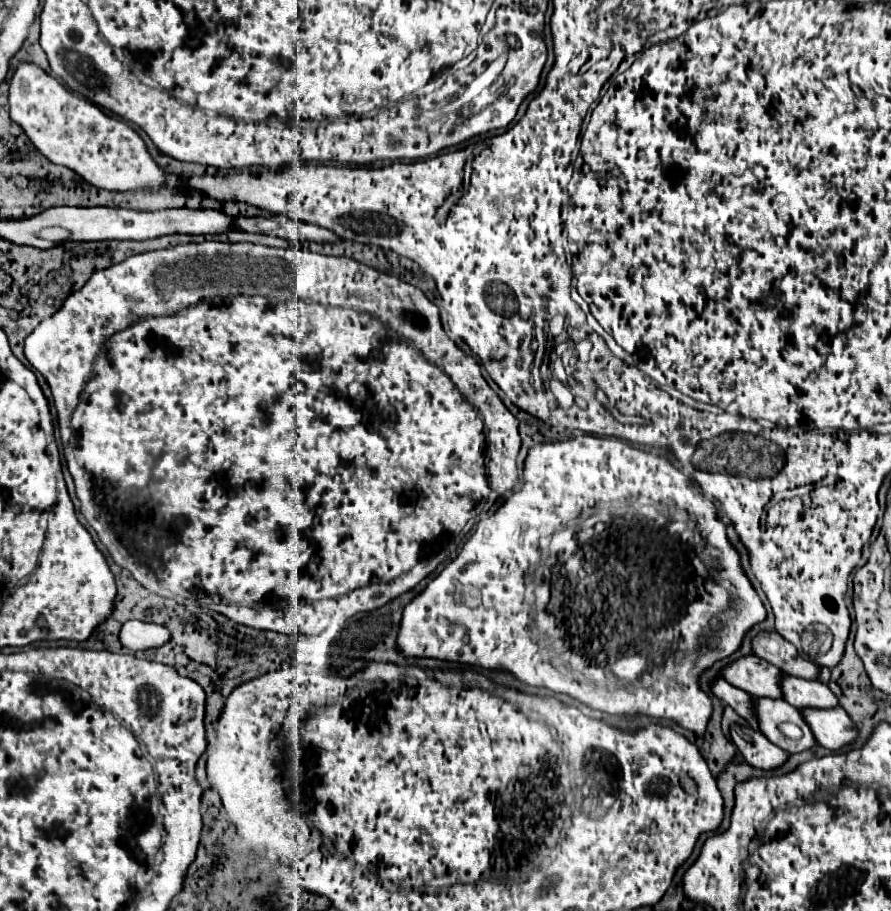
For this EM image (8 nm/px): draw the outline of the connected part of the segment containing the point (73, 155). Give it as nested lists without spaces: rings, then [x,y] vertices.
[[[21,63],[9,89],[11,119],[23,127],[31,143],[51,163],[79,173],[87,183],[107,191],[133,191],[153,185],[179,185],[177,177],[165,175],[151,155],[145,141],[125,121],[105,115],[97,105],[67,91],[57,79],[33,63]]]

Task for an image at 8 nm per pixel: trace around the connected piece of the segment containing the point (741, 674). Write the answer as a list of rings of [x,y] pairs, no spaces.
[[[745,655],[731,661],[721,669],[721,675],[725,681],[753,697],[781,697],[781,671],[757,655]]]

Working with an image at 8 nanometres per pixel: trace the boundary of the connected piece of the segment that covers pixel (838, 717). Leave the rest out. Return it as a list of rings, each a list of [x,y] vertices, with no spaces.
[[[841,707],[833,709],[799,709],[807,725],[811,727],[819,745],[827,749],[841,749],[857,735],[853,721]]]

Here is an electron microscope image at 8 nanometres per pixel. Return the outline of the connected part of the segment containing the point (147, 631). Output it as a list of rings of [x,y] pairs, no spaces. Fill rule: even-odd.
[[[125,621],[119,631],[119,643],[133,651],[161,647],[165,641],[169,641],[169,631],[165,627],[153,625],[153,623]]]

